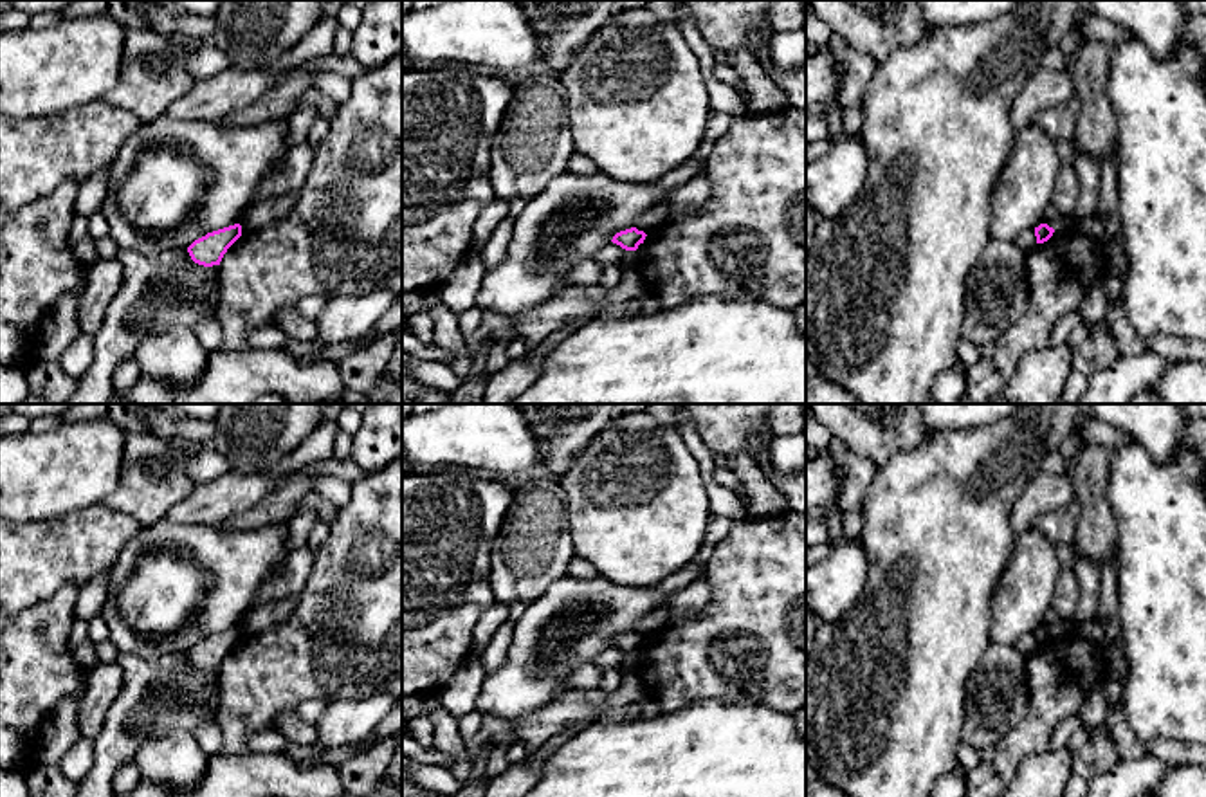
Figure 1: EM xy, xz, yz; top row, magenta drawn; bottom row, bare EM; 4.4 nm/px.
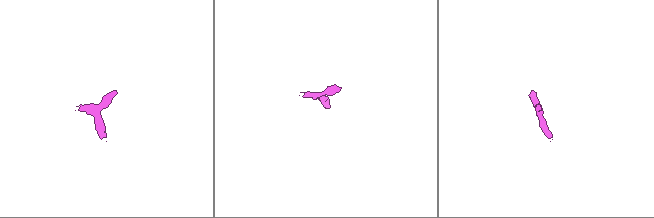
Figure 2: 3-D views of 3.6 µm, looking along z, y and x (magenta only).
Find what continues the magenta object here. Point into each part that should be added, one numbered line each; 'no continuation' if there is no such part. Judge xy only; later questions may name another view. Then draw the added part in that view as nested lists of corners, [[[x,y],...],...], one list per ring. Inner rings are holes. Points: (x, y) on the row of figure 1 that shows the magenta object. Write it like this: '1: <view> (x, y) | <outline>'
no continuation

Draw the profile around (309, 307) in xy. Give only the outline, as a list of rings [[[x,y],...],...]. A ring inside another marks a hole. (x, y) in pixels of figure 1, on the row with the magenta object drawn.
[[[305,296],[297,301],[296,312],[308,321],[315,321],[324,308],[323,296]]]

